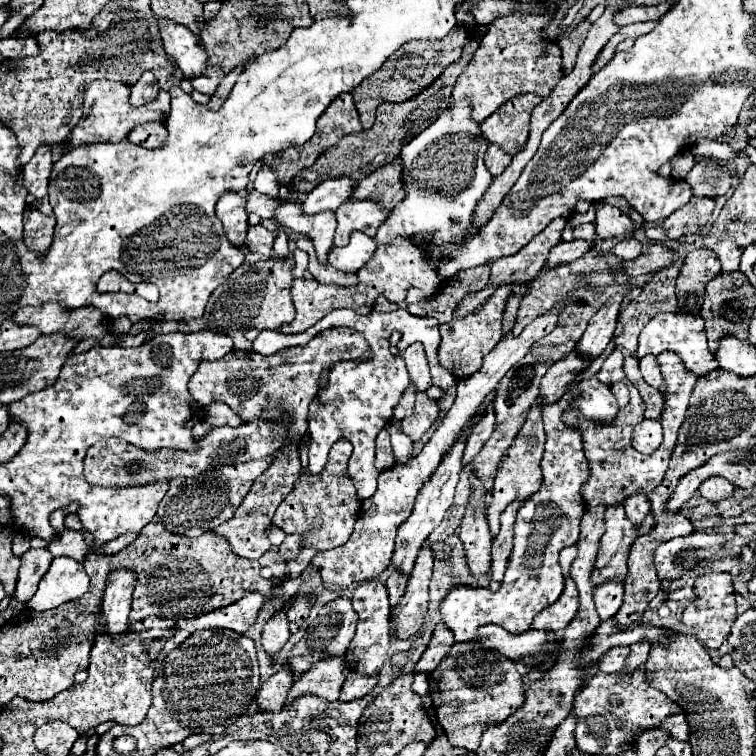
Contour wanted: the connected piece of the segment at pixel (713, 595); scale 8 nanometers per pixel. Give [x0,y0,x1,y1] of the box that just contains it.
[683,573,735,651]

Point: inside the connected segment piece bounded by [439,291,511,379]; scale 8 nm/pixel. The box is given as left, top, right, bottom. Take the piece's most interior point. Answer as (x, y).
(464, 343)

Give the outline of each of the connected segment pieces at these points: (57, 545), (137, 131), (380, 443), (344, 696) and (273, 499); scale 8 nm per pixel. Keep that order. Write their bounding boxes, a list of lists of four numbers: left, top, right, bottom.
[[49,529,101,561],[127,123,167,149],[375,429,395,471],[339,671,379,701],[215,443,301,559]]

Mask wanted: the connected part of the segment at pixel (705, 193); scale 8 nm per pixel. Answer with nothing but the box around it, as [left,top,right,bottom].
[685,159,731,199]

